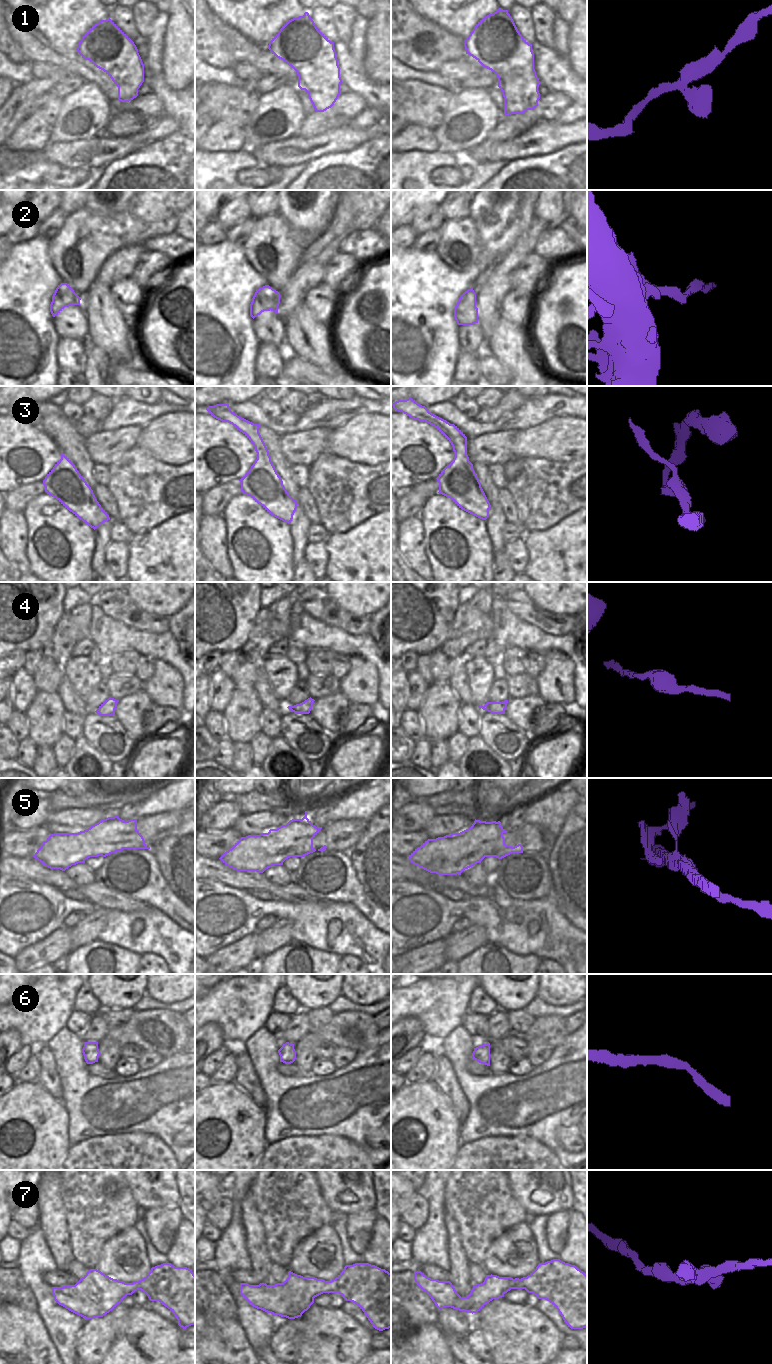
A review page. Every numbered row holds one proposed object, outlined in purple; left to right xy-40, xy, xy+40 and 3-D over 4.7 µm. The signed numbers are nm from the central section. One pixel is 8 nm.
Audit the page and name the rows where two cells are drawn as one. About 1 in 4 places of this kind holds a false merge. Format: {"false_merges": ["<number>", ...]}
{"false_merges": ["2", "5"]}

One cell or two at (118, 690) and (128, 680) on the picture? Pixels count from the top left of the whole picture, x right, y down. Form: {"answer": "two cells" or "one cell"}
{"answer": "one cell"}

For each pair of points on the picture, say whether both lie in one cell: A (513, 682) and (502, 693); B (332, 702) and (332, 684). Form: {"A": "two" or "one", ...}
{"A": "two", "B": "two"}

